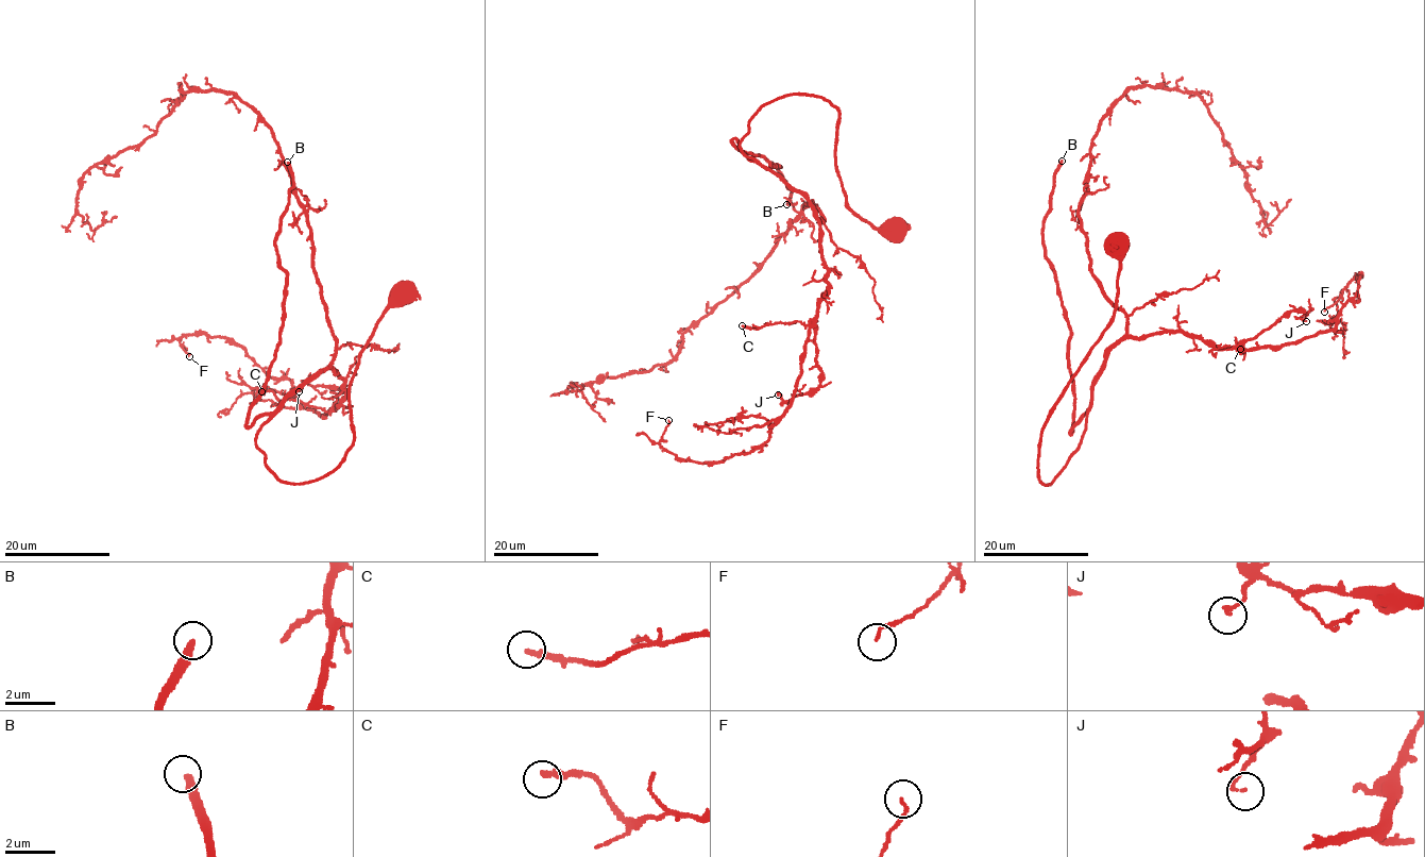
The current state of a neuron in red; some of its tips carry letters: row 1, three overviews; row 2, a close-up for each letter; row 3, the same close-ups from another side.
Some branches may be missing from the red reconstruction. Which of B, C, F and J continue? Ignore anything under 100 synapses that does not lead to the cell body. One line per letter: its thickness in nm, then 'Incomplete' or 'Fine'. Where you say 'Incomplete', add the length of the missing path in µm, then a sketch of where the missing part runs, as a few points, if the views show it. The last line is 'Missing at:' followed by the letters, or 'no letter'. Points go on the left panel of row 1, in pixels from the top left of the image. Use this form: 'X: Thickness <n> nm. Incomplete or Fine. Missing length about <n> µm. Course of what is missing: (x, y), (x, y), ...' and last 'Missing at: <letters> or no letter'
B: Thickness 320 nm. Incomplete. Missing length about 140 µm
C: Thickness 280 nm. Fine
F: Thickness 100 nm. Fine
J: Thickness 150 nm. Fine
Missing at: B

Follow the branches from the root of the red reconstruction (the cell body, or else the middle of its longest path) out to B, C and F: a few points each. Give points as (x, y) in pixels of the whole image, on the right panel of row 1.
B: (1117, 245), (1110, 322), (1041, 434), (1046, 485), (1087, 413), (1070, 433), (1070, 326), (1042, 237), (1062, 161)
C: (1117, 245), (1116, 309), (1044, 427), (1041, 483), (1079, 446), (1092, 380), (1123, 338), (1181, 331), (1240, 349)
F: (1117, 245), (1110, 322), (1041, 434), (1046, 485), (1123, 338), (1291, 343), (1335, 326), (1359, 273), (1324, 312)

